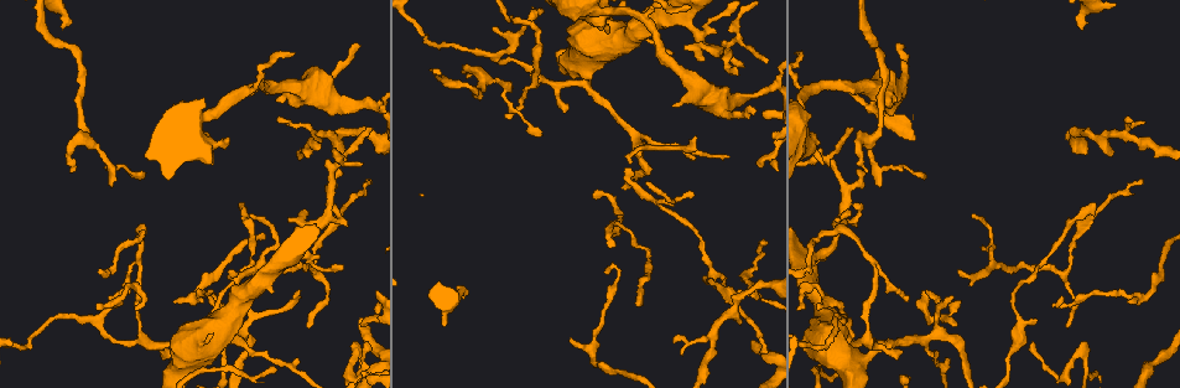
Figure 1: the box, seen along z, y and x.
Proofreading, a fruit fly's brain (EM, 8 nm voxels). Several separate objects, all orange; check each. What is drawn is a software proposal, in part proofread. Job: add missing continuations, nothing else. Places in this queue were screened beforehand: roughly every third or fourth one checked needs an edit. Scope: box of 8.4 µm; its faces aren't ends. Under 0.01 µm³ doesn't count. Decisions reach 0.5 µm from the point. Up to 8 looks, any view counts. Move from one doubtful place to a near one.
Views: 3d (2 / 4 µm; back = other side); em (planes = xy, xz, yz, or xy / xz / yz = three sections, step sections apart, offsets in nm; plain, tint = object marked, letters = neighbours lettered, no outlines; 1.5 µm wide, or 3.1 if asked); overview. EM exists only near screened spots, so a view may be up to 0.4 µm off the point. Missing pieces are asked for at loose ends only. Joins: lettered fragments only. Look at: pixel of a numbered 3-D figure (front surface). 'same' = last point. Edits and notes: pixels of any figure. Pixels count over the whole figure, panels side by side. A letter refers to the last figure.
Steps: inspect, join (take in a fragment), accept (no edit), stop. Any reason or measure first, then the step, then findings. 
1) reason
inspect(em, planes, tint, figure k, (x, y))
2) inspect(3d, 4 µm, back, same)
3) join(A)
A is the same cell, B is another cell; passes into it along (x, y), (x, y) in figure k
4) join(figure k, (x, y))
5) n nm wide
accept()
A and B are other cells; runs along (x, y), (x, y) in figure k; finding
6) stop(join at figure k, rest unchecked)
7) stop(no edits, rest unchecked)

free end
inspect(3d, 4 µm, figure 1, (624, 170))

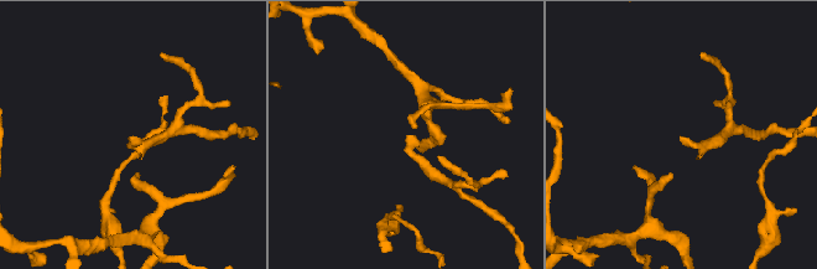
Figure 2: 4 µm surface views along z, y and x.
inspect(em, yz, step 4, tint, figure 2, (407, 135))

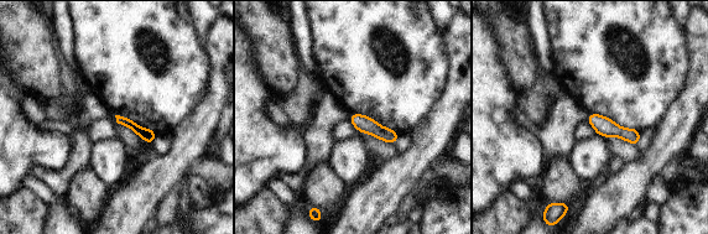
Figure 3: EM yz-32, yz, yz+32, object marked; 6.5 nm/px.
another direction
inspect(em, planes, letters, same)

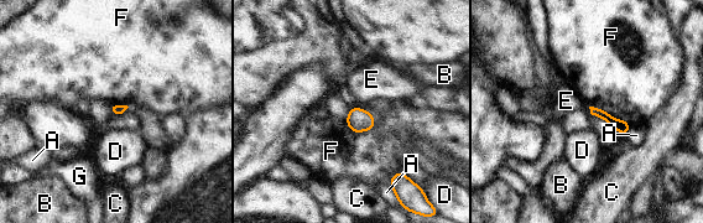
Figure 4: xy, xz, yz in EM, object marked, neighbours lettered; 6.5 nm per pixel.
F touches over 220 nm
accept()
A, B, C, D, E, F and G are other cells; no lettered fragment goes on from it

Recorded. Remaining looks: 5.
stops while still wide
inspect(em, planes, tint, figure 1, (605, 31))

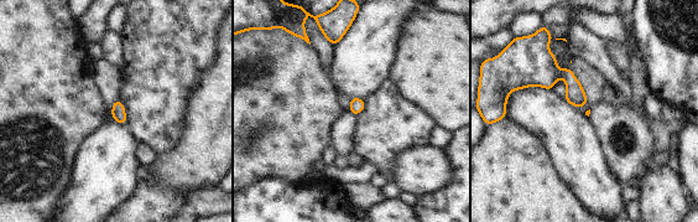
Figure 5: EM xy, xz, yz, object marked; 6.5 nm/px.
inspect(em, planes, letters, same)

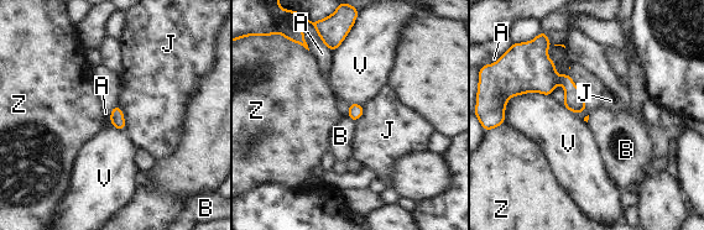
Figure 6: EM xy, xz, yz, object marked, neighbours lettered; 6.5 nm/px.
accept()
A, B, J, V and Z are other cells; border along (348, 116), (354, 121) in figure 6; none of them fits

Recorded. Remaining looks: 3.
free end
inspect(em, xz, step 8, tint, figure 1, (739, 75))

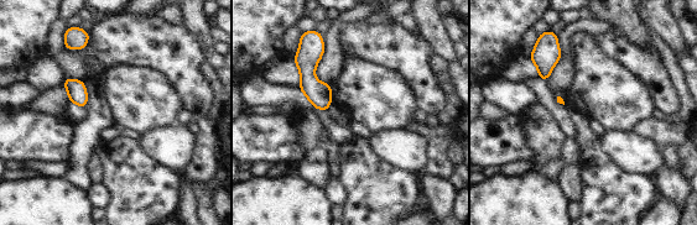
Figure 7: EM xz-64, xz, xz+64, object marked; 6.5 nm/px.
inspect(em, planes, letters, same)

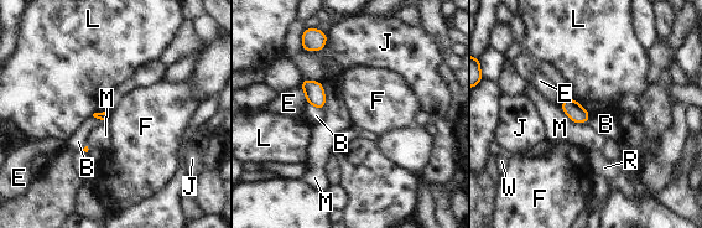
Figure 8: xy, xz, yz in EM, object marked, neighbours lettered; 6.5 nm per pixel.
accept()
B, E, F, J, L, M, R and W are other cells; border along (110, 112), (104, 123) in figure 8; none of them fits

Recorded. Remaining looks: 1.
free end
inspect(em, planes, letters, figure 1, (1131, 119))

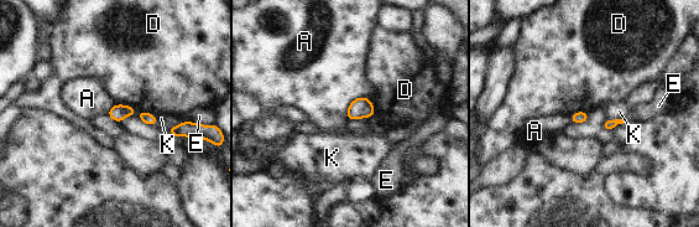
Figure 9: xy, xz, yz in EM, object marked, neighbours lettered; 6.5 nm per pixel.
100 nm wide
accept()
A, D, E and K are other cells; border along (365, 96), (349, 104), (347, 119) in figure 9; none of them fits

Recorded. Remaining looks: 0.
stop(no edits, rest unchecked)

